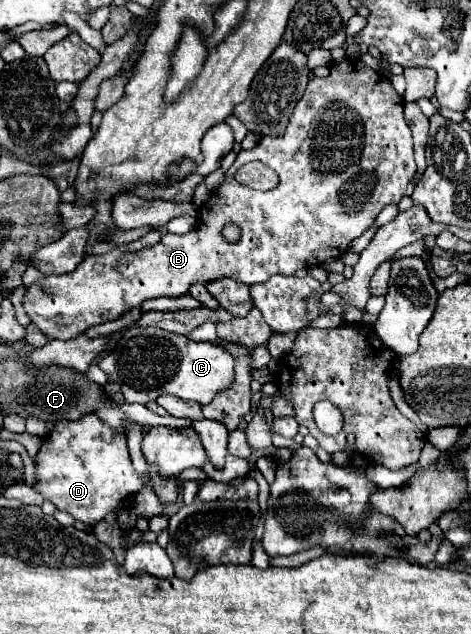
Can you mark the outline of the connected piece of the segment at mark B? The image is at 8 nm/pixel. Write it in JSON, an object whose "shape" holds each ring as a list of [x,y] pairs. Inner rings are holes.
{"shape":[[[343,60],[339,64],[331,64],[331,74],[327,78],[311,78],[309,84],[307,84],[307,90],[303,94],[303,98],[297,102],[295,110],[293,110],[293,116],[287,124],[287,130],[283,136],[279,138],[261,138],[261,142],[251,148],[251,150],[241,150],[237,154],[237,160],[233,162],[233,166],[227,170],[225,174],[225,180],[223,184],[211,192],[209,200],[203,204],[203,222],[199,222],[199,226],[195,230],[191,230],[189,234],[185,236],[173,236],[173,234],[165,234],[157,246],[151,246],[151,248],[143,248],[139,252],[123,252],[119,248],[113,248],[111,252],[107,254],[101,254],[101,256],[87,256],[75,272],[71,274],[63,274],[63,276],[47,276],[43,280],[39,280],[37,284],[31,284],[25,298],[23,298],[23,306],[25,306],[25,312],[27,316],[31,318],[33,324],[37,324],[37,328],[47,336],[47,338],[59,338],[59,340],[69,340],[69,338],[75,338],[79,336],[83,330],[95,326],[95,324],[101,324],[101,322],[107,322],[107,320],[117,320],[121,318],[125,312],[129,312],[131,308],[137,308],[141,302],[149,300],[149,298],[157,298],[157,296],[169,296],[169,298],[177,298],[177,296],[183,296],[187,294],[187,290],[193,286],[193,284],[209,284],[209,282],[215,282],[215,280],[221,280],[221,278],[233,278],[233,280],[239,280],[243,284],[263,284],[267,282],[271,276],[275,274],[281,274],[281,276],[293,276],[297,270],[301,268],[313,268],[313,266],[319,266],[323,264],[325,260],[329,258],[341,258],[349,246],[351,246],[351,240],[361,236],[377,218],[377,214],[387,206],[387,204],[393,204],[393,202],[399,202],[403,196],[405,196],[405,186],[407,182],[415,176],[417,168],[415,168],[415,160],[413,160],[413,140],[411,140],[411,132],[409,132],[409,126],[403,118],[403,98],[395,92],[395,88],[391,86],[391,82],[387,80],[387,76],[367,68],[361,60]],[[251,160],[259,160],[263,164],[267,164],[269,168],[273,168],[279,176],[279,186],[275,190],[269,190],[269,192],[255,192],[247,186],[241,186],[233,174],[245,164],[245,162],[251,162]],[[227,224],[235,224],[241,232],[241,238],[237,242],[227,242],[225,236],[223,236],[223,228]]]}

